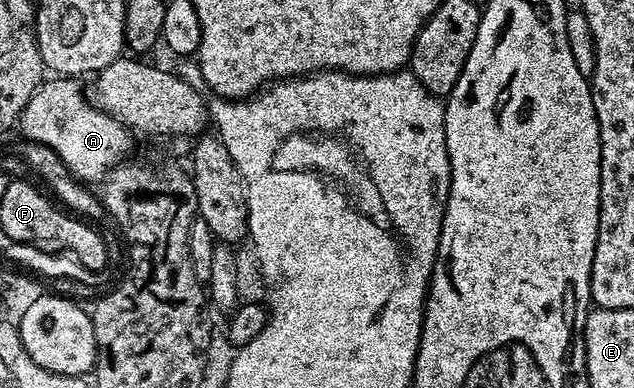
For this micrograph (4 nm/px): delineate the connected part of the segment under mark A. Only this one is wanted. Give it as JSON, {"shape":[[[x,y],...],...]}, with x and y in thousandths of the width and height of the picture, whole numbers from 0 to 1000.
{"shape":[[[76,201],[57,229],[57,240],[41,263],[41,273],[32,286],[28,332],[32,351],[39,361],[66,366],[66,376],[79,376],[98,418],[104,418],[115,454],[128,469],[162,466],[164,456],[183,430],[203,410],[202,389],[208,381],[210,343],[192,314],[181,309],[177,296],[153,273],[144,255],[132,250],[126,229],[128,209],[120,201]]]}

